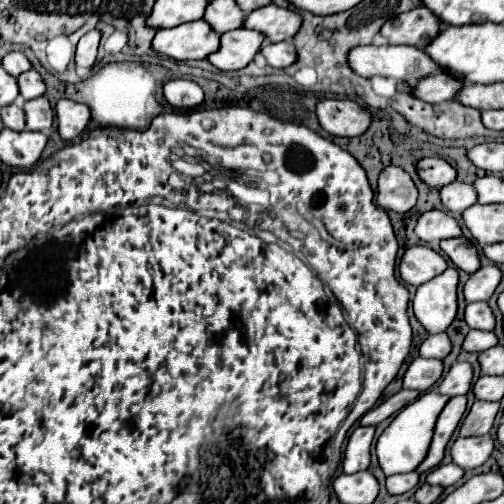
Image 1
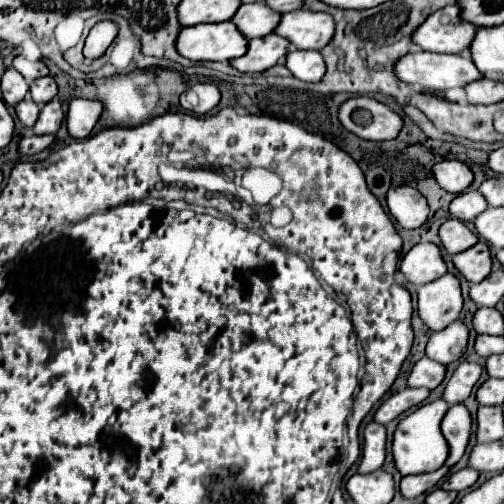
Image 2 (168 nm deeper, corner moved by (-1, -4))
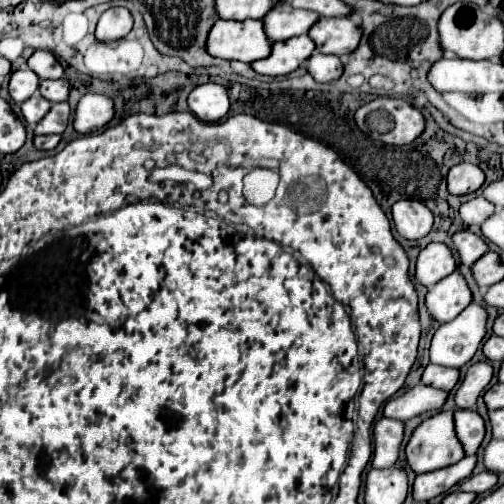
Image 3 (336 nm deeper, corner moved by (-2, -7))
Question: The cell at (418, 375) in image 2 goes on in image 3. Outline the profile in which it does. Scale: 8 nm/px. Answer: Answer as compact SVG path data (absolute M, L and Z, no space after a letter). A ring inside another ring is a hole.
M429 363L421 375L423 385L439 387L443 391L451 391L457 381L459 381L459 369L449 369L449 367L433 365L433 363Z

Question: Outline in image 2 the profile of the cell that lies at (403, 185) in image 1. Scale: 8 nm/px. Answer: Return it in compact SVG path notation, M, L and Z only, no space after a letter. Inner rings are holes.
M410 186L390 188L386 200L388 200L390 214L396 218L396 222L402 228L408 228L408 230L420 228L430 214L426 198Z

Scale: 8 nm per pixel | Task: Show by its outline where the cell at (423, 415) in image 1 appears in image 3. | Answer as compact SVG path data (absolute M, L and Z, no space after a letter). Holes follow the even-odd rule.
M439 411L421 421L405 447L405 455L417 475L457 463L463 457L463 447L455 437L453 411Z

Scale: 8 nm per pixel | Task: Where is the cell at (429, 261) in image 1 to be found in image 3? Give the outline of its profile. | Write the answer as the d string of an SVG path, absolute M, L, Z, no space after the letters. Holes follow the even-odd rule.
M429 243L425 249L421 249L415 261L415 279L425 287L433 287L437 281L451 275L453 271L455 259L449 247L443 243Z

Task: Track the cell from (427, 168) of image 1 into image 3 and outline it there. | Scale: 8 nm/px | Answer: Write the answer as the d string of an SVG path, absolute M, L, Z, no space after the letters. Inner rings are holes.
M459 163L449 169L447 189L451 195L467 195L475 193L485 181L483 171L473 163Z

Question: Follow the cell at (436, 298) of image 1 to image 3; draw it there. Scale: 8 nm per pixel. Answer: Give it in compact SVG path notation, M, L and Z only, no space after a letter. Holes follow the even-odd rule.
M459 271L443 277L435 283L425 297L425 305L431 317L439 323L449 323L471 303L471 291Z

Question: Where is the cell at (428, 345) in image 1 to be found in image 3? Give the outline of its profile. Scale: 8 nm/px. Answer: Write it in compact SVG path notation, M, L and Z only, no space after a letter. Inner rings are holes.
M471 303L453 321L441 325L431 339L431 363L455 369L465 365L475 355L485 337L485 323L487 311Z

